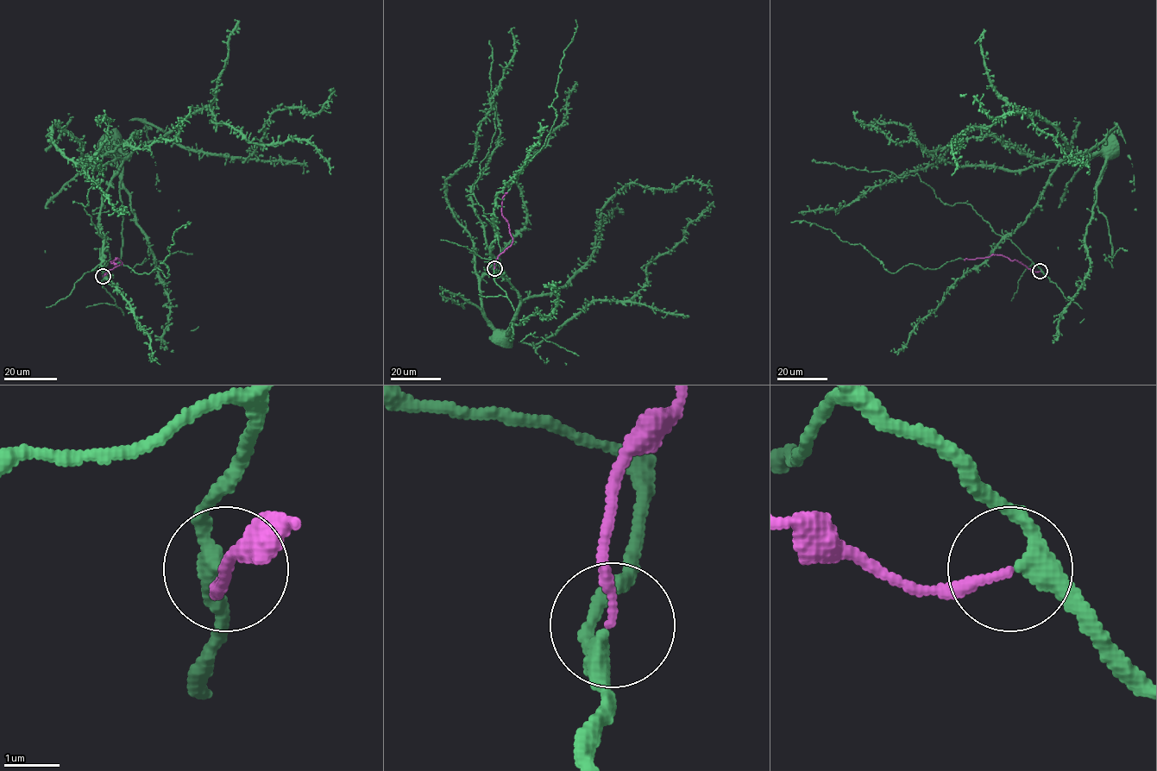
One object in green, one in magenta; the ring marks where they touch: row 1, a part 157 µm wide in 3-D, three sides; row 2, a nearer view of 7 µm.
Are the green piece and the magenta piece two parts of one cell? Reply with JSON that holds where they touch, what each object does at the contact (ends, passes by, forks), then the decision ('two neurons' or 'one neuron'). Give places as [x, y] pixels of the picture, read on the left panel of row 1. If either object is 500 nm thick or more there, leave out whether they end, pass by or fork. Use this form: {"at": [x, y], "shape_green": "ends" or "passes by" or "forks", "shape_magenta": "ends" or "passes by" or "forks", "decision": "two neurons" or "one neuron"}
{"at": [103, 276], "shape_green": "passes by", "shape_magenta": "ends", "decision": "one neuron"}

